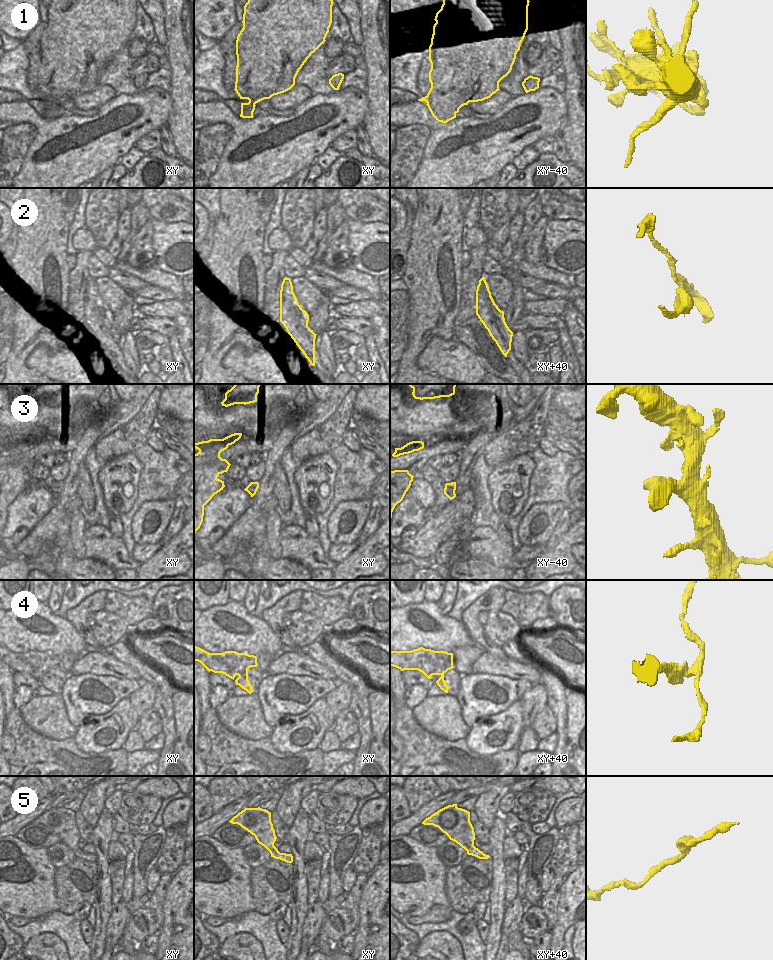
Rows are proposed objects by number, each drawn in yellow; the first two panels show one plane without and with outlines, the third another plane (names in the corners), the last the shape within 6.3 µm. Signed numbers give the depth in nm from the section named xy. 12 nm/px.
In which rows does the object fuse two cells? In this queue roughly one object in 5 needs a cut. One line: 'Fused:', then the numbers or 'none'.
Fused: 2, 4

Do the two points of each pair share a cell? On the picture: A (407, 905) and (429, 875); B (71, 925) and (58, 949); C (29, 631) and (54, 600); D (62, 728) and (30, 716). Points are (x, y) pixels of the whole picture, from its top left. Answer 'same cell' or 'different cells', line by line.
A: same cell
B: different cells
C: different cells
D: same cell

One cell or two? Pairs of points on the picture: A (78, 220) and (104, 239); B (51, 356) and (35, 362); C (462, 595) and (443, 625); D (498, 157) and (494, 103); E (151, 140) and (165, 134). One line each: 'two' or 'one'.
A: two
B: one
C: two
D: two
E: two

